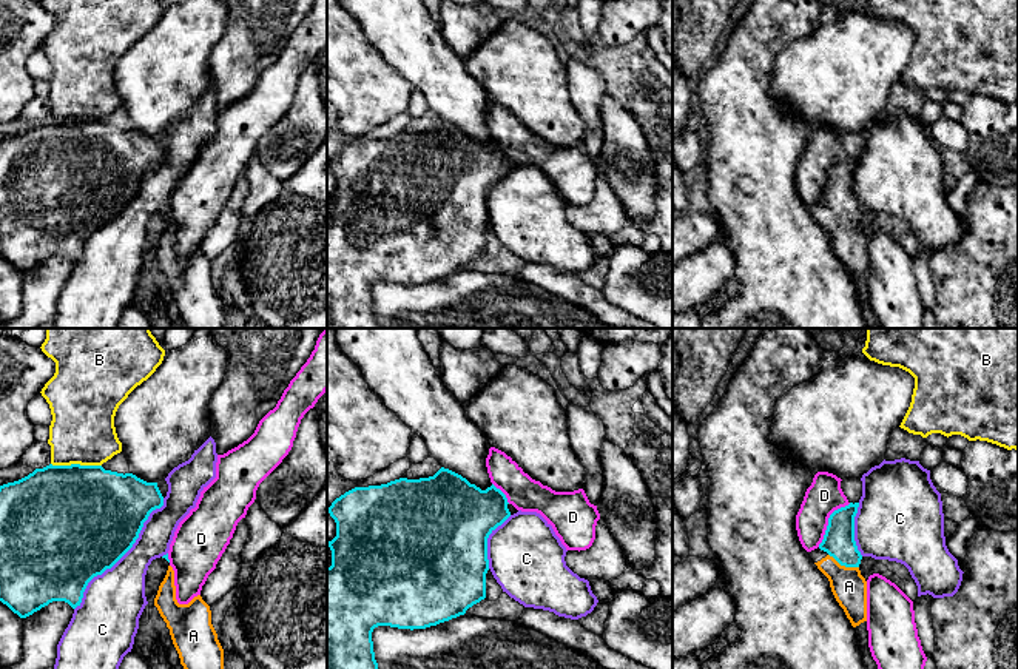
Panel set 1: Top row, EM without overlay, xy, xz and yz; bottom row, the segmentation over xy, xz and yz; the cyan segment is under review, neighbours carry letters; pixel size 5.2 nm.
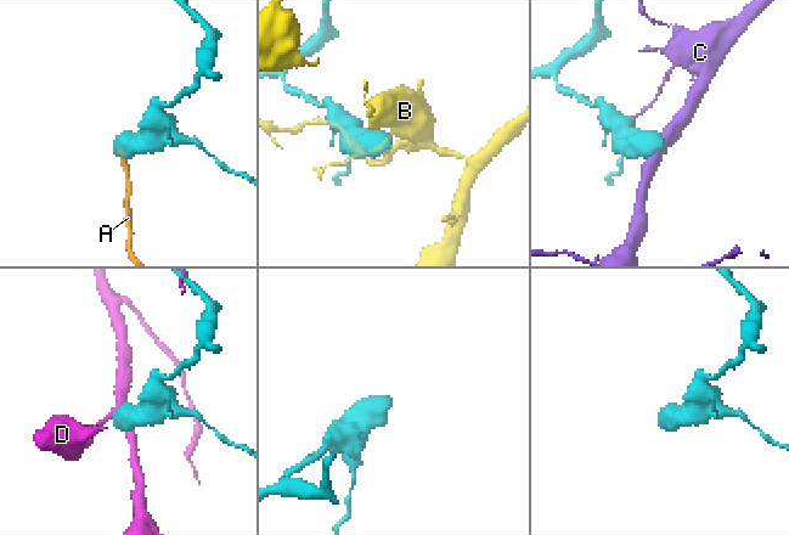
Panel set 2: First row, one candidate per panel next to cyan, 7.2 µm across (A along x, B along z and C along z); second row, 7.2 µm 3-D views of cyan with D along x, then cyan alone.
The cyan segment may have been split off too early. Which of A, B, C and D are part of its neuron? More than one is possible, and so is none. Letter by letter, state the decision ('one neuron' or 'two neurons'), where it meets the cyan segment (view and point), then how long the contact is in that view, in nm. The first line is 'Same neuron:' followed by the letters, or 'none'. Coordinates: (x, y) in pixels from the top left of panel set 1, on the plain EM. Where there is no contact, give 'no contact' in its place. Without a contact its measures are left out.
Same neuron: A
A: one neuron; contact yz (844, 219); length 180 nm
B: two neurons; contact xy (76, 119); length 260 nm
C: two neurons; contact xy (122, 210); length 750 nm
D: two neurons; contact yz (829, 176); length 280 nm

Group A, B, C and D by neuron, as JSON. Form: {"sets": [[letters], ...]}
{"sets": [["A"], ["B"], ["C"], ["D"]]}

